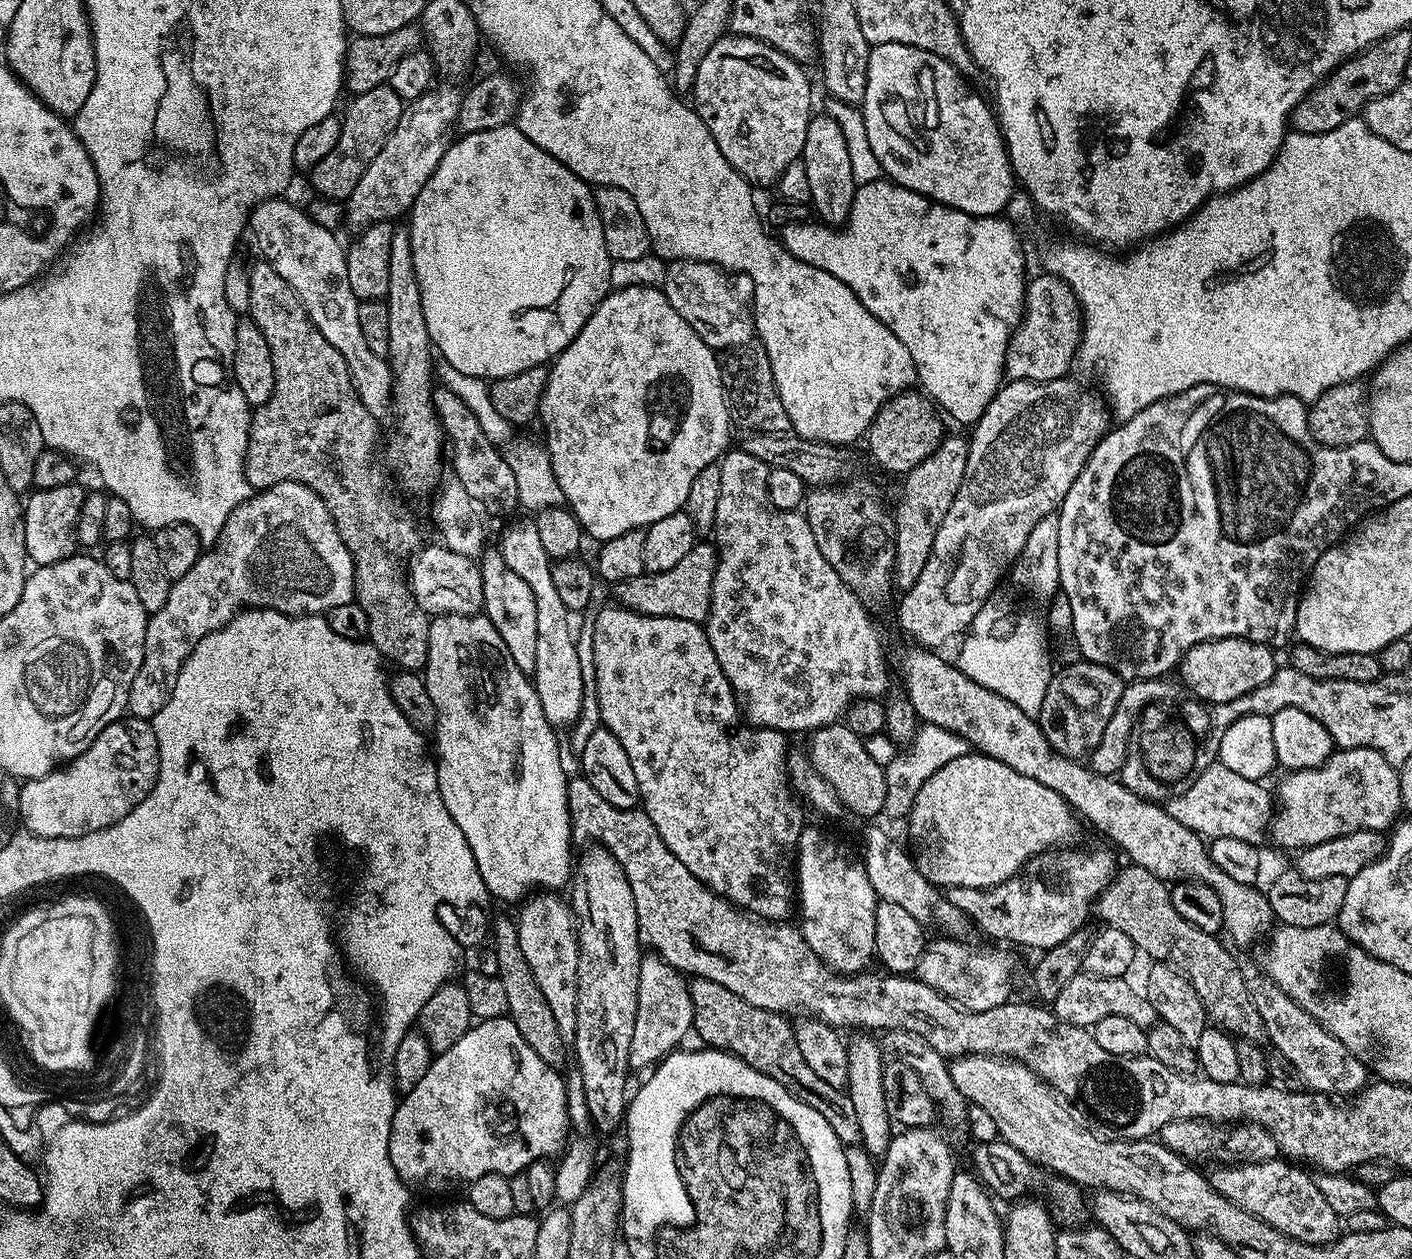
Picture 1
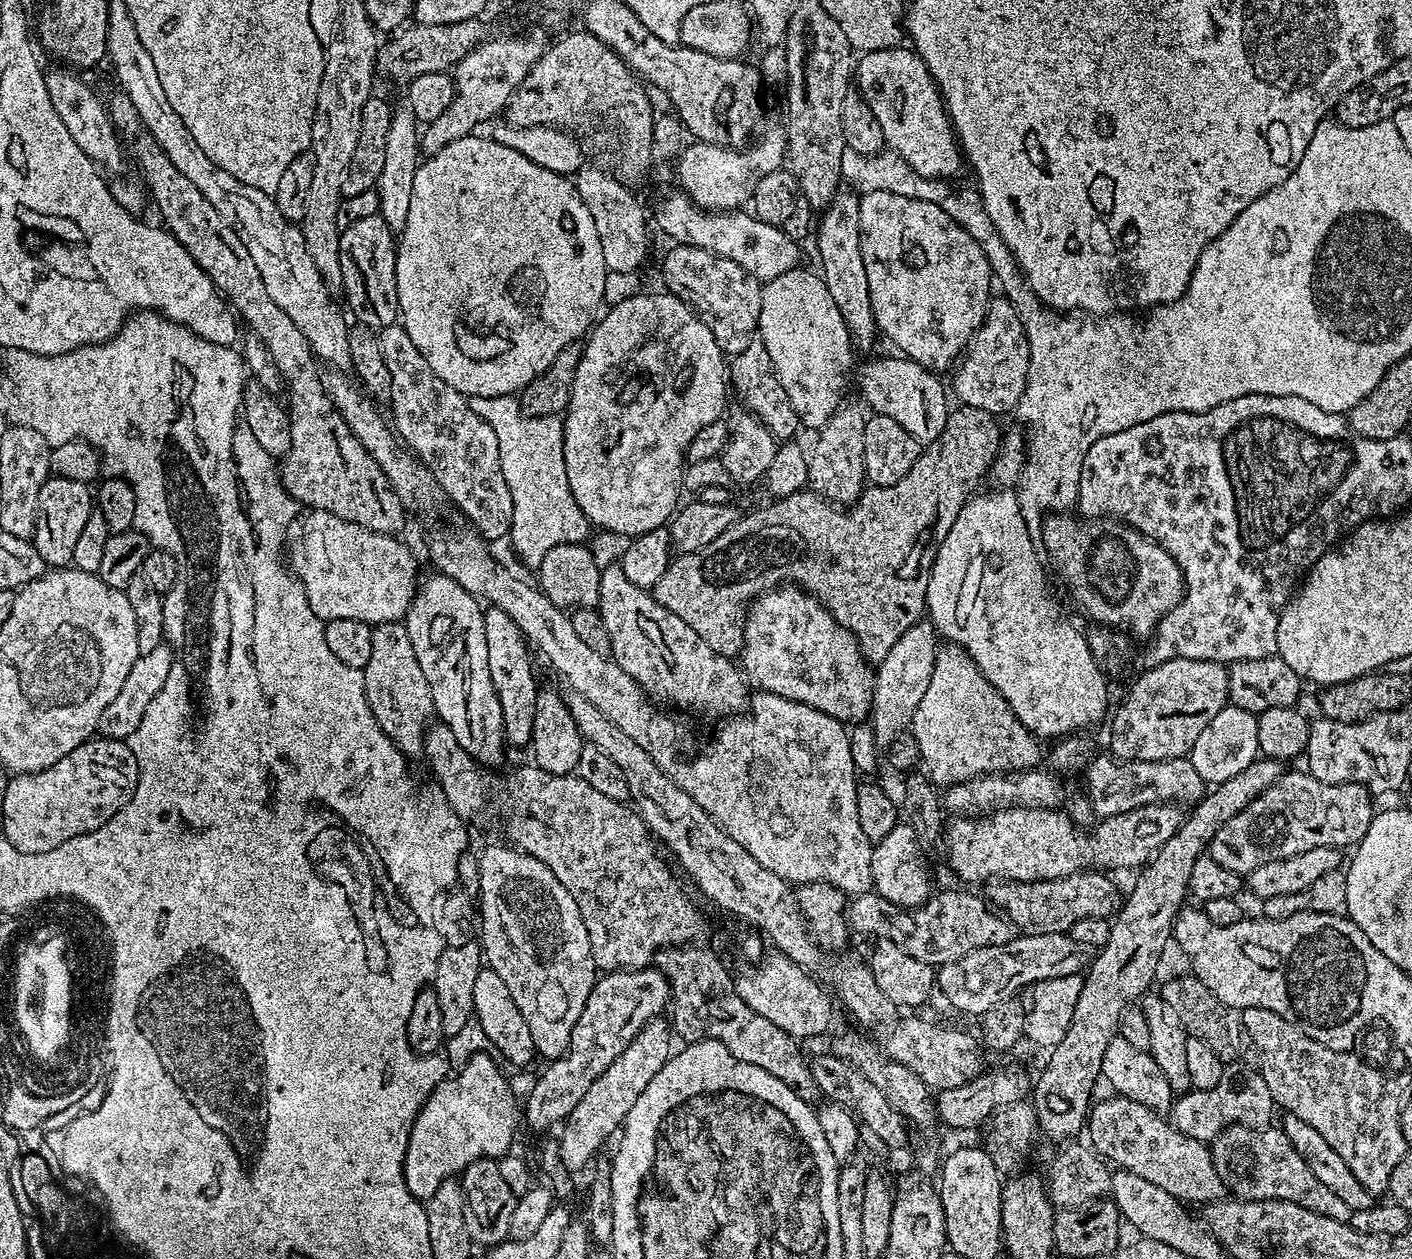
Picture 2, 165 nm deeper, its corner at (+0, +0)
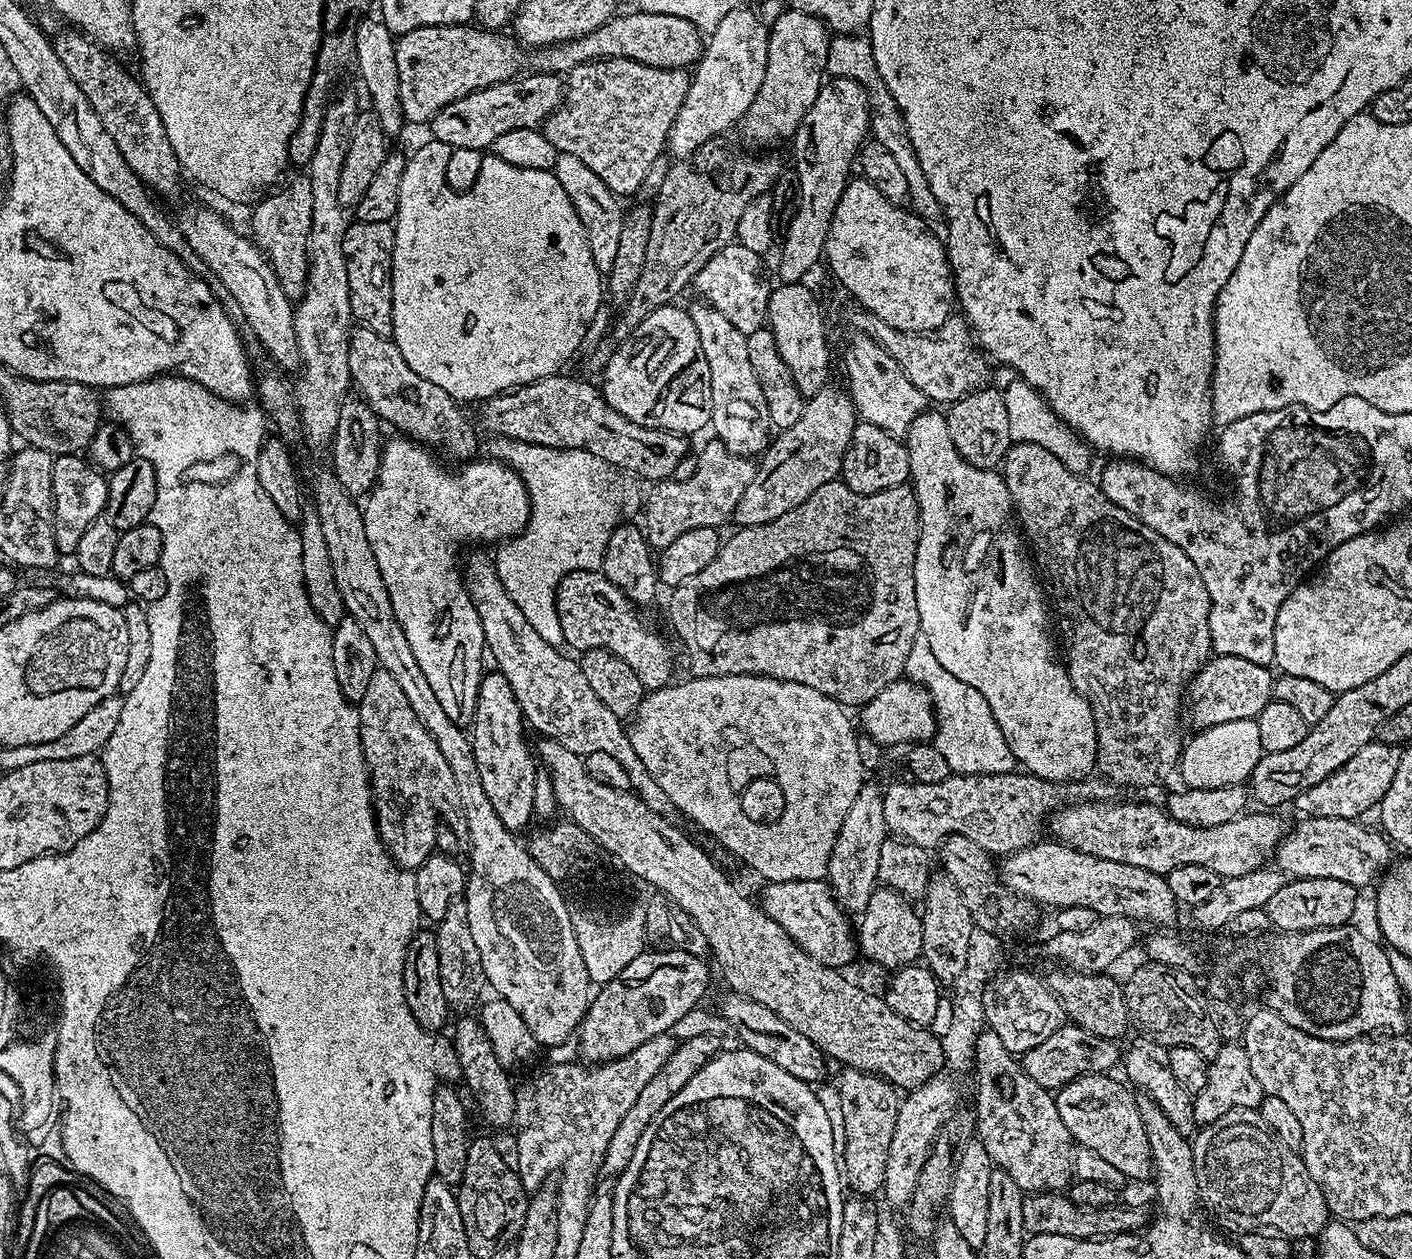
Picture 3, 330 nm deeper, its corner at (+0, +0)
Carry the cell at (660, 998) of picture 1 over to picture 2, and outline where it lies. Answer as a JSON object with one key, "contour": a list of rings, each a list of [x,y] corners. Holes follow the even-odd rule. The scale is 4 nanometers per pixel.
{"contour":[[[664,1018],[651,1020],[641,1030],[634,1042],[630,1044],[610,1064],[600,1077],[586,1090],[586,1098],[574,1106],[568,1119],[563,1121],[564,1133],[559,1133],[558,1139],[561,1144],[561,1156],[564,1163],[571,1170],[584,1168],[592,1160],[592,1155],[607,1142],[608,1139],[617,1135],[618,1129],[623,1125],[624,1119],[634,1110],[634,1102],[638,1102],[642,1090],[650,1086],[650,1078],[666,1066],[668,1057],[673,1055],[672,1040],[674,1033],[669,1021]]]}

